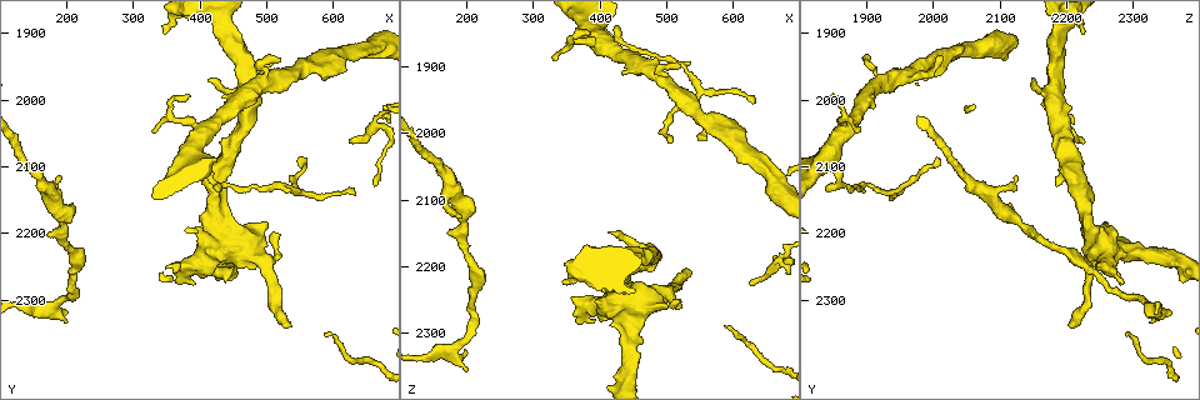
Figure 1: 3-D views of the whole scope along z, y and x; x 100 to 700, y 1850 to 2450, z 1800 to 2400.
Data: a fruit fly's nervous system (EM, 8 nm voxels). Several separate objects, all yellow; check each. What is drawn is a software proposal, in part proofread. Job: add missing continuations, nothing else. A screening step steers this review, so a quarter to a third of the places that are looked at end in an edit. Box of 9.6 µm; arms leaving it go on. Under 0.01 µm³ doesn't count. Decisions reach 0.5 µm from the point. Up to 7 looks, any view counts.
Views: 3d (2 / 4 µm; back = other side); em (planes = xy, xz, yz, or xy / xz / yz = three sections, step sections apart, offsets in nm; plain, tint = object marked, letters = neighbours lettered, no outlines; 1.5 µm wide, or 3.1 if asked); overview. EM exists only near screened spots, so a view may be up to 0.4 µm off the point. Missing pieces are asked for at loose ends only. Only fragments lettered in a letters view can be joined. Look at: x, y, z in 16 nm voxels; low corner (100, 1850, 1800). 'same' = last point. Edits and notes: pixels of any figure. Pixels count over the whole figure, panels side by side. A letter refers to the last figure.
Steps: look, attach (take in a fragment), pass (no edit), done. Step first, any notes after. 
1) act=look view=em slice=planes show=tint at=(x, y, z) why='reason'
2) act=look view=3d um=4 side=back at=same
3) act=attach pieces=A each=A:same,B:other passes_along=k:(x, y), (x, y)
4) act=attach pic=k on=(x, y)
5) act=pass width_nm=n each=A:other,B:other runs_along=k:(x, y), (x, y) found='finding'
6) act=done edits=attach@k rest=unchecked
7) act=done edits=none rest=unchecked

act=look view=3d um=2 at=(630, 2140, 1945) why='thin end'

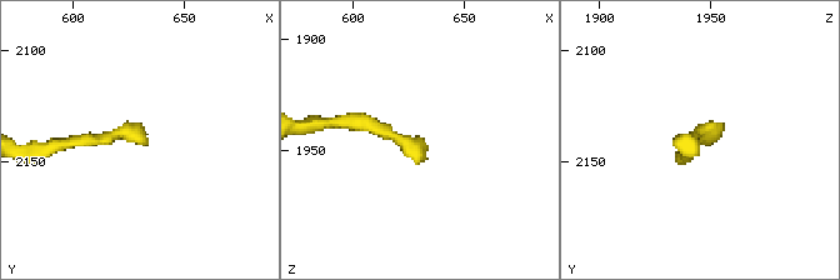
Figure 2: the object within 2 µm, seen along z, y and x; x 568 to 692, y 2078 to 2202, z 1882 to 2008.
act=look view=em slice=planes show=tint at=(629, 2142, 1944)

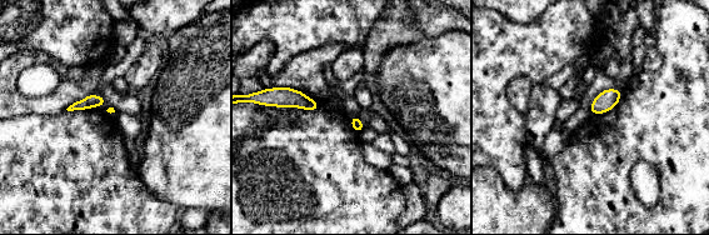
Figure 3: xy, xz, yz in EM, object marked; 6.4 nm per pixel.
act=look view=em slice=planes show=letters at=same why='see the neighbours'

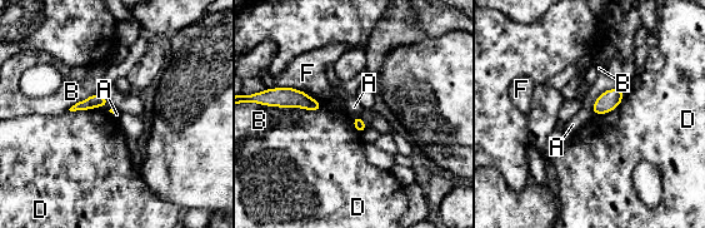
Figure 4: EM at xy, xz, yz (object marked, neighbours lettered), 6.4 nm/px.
act=pass each=A:other,B:other,D:other,F:other border=4:(321, 104), (315, 110), (269, 107) found='none of them fits'

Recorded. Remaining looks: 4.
act=look view=3d um=2 at=(535, 2345, 2210) why='branch stops here'

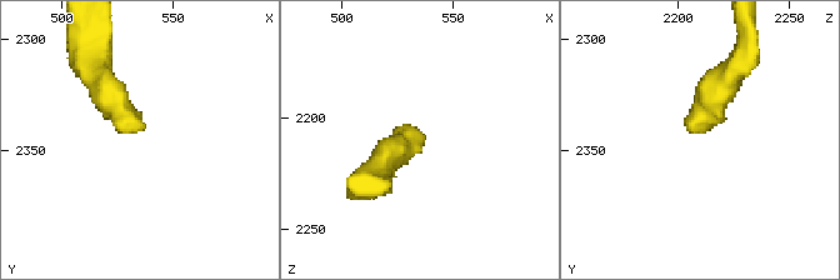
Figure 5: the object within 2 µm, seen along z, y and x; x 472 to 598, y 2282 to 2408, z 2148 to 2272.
act=look view=em slice=yz step=4 show=plain at=(536, 2341, 2209)

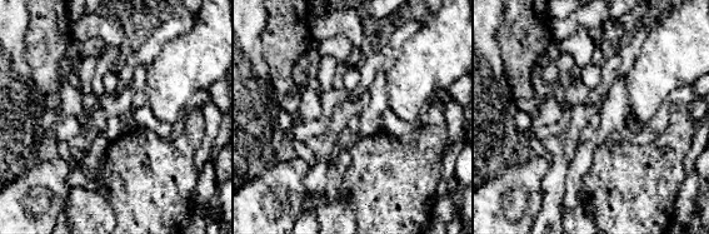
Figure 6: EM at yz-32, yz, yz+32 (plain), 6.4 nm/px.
act=look view=em slice=yz step=4 show=letters at=same

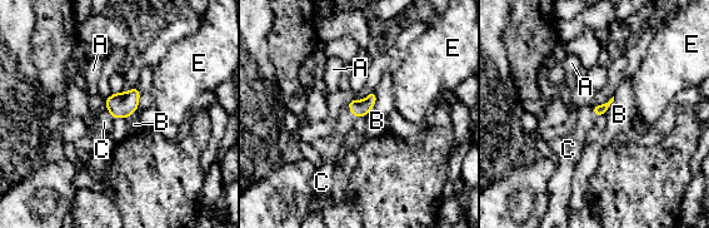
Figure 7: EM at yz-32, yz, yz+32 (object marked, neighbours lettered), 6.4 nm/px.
act=attach pieces=C each=A:other,B:other,C:same,E:other passes_along=7:(123, 104), (110, 113), (104, 122) found='the neuron continues'

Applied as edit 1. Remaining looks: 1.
act=done edits=attach@7 rest=unchecked

